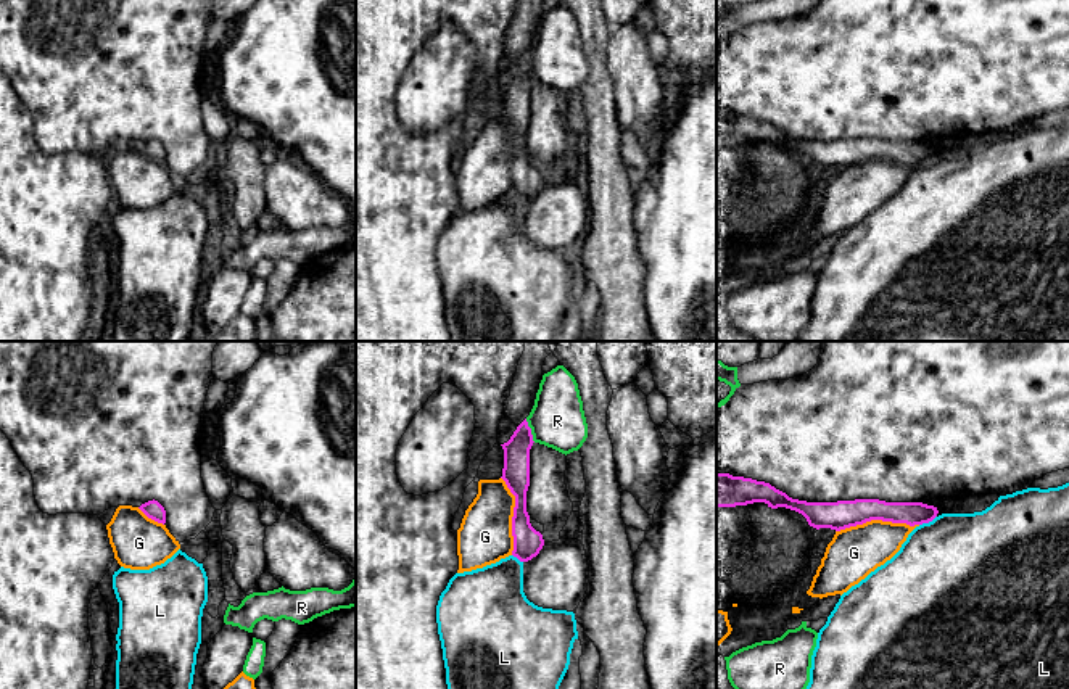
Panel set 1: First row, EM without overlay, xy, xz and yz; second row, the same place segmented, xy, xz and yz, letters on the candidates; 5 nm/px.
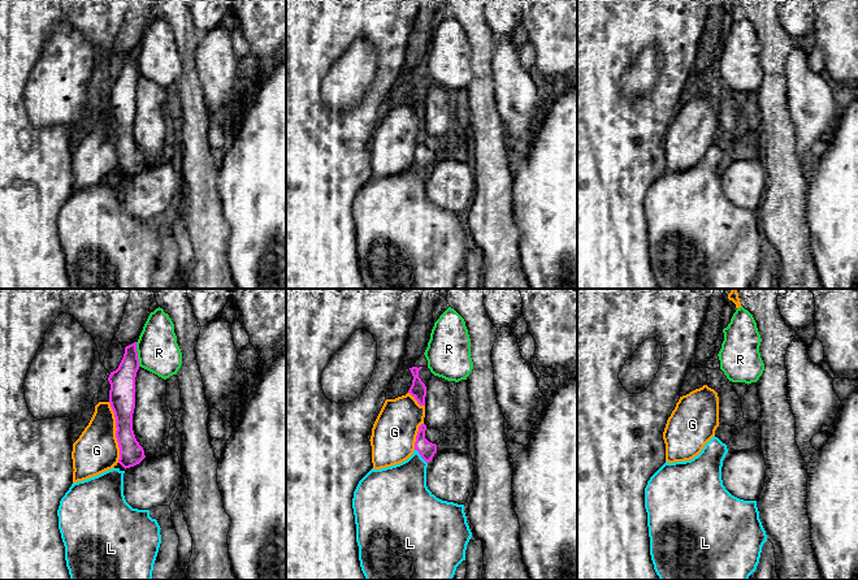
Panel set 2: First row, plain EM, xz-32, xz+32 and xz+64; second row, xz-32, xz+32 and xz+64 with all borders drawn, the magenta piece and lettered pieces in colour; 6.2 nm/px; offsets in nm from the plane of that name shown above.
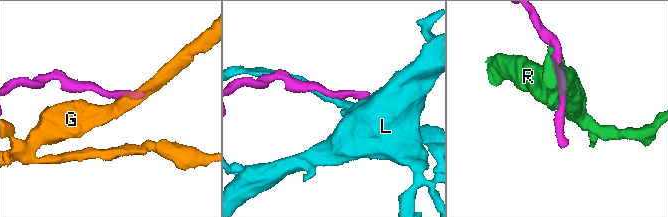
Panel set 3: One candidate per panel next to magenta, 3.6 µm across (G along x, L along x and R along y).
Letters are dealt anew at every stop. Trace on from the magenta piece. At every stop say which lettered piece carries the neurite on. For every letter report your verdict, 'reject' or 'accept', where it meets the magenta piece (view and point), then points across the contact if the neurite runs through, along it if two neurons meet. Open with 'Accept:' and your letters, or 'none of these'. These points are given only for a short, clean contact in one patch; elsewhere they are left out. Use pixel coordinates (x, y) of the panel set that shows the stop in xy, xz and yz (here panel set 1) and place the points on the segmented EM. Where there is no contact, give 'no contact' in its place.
Accept: L
G: reject; contact yz (876, 519)
L: accept; contact yz (928, 522); way yz (912, 514), (920, 514), (928, 522), (944, 552), (955, 564)
R: reject; contact xz (530, 430)

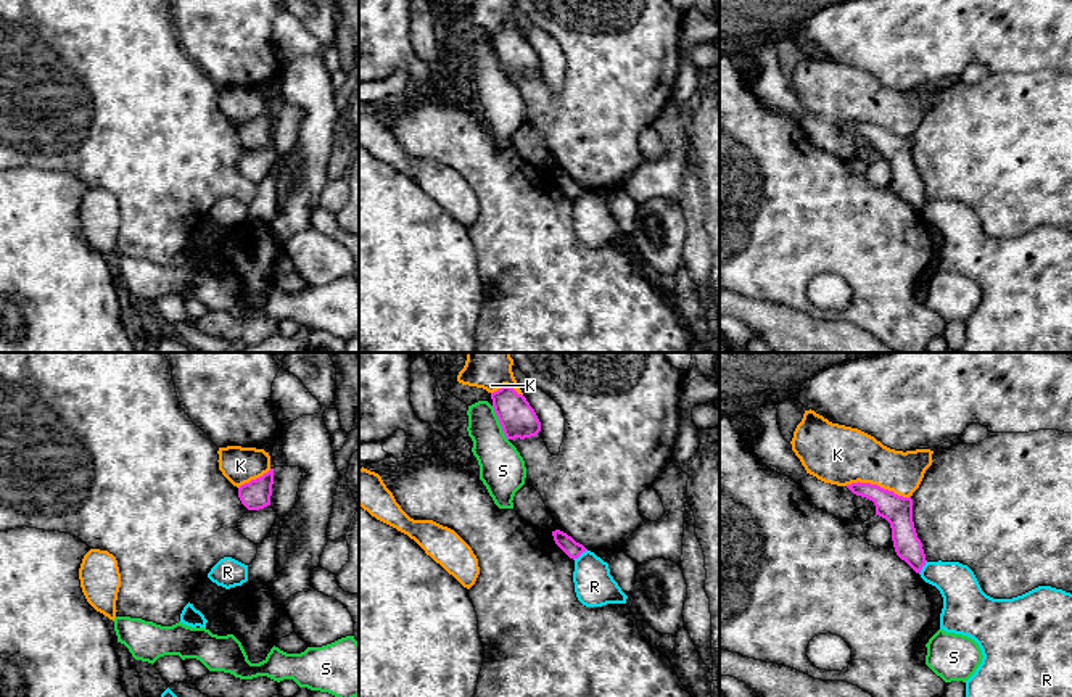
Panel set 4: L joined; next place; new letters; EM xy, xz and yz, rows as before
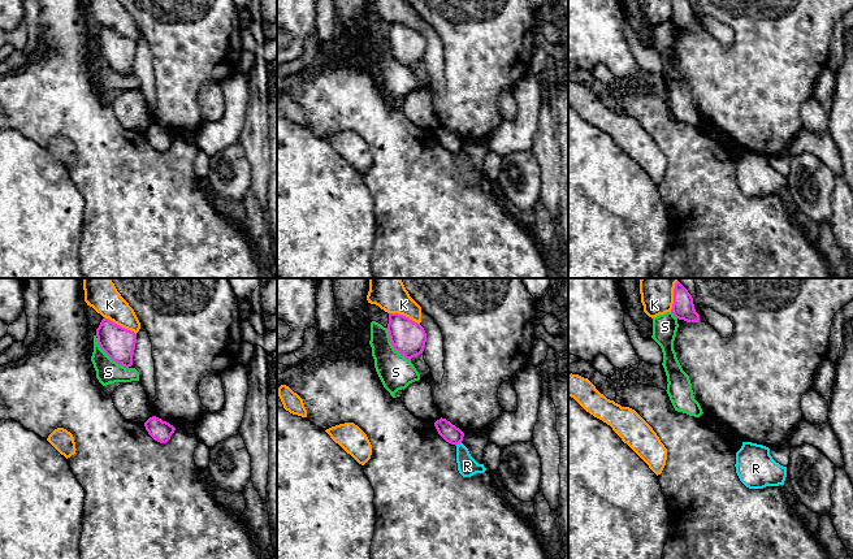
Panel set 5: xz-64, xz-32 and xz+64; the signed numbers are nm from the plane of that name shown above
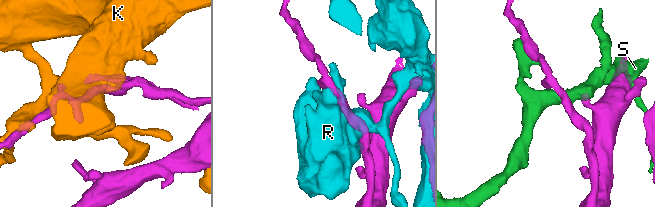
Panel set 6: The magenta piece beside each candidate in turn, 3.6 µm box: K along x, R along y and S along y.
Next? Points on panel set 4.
Accept: none of these
K: reject; contact yz (876, 485)
R: reject; contact xz (580, 554)
S: reject; contact xz (499, 422)

